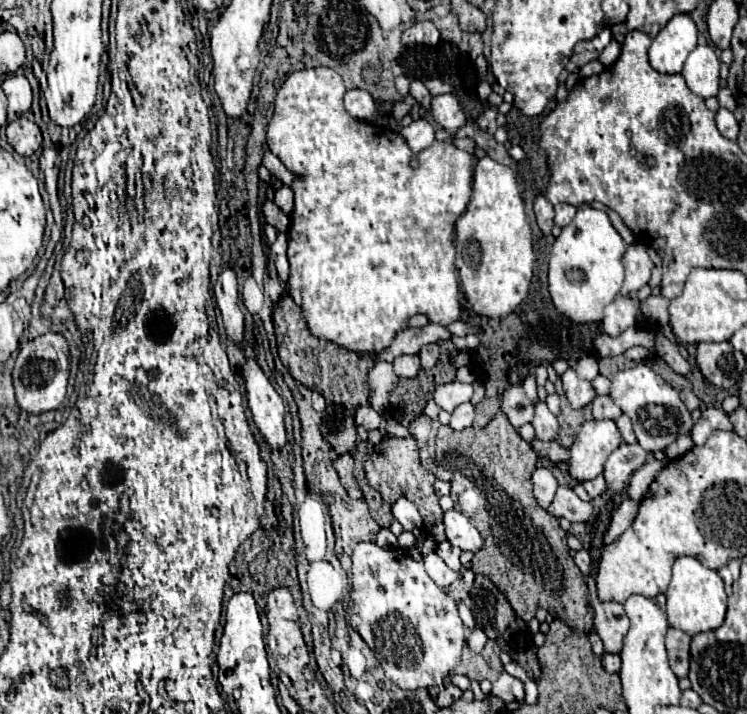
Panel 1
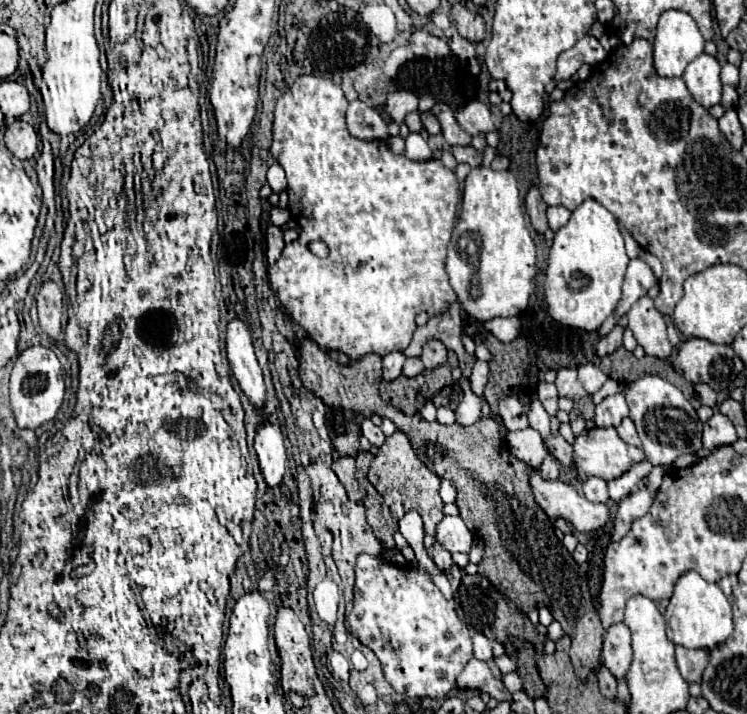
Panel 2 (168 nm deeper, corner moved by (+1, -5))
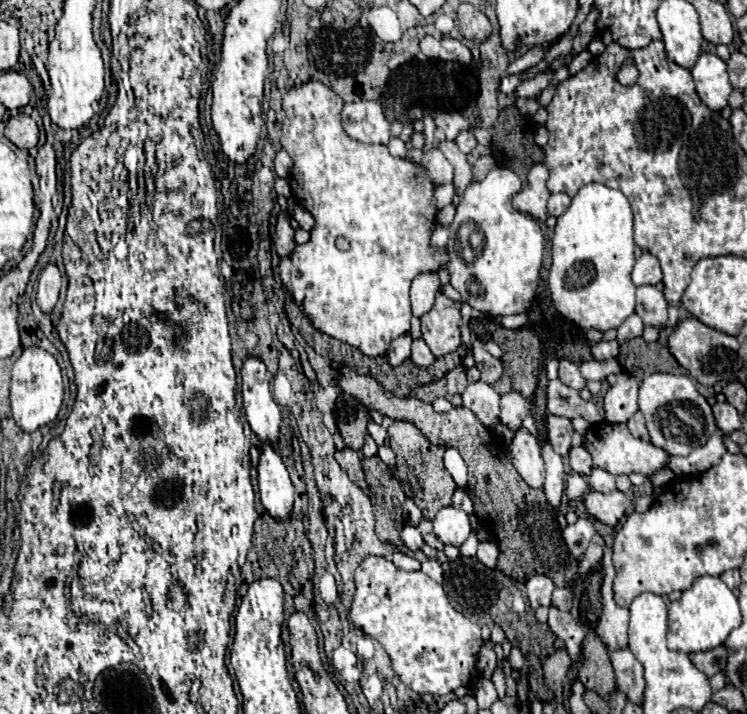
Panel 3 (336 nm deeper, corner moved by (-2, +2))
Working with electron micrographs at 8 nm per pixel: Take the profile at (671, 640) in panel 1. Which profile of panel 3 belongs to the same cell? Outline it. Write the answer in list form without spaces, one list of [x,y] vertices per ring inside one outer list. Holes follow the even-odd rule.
[[[716,647],[712,651],[702,651],[702,653],[690,653],[688,655],[690,661],[708,677],[724,671],[724,663],[726,663],[726,647]]]

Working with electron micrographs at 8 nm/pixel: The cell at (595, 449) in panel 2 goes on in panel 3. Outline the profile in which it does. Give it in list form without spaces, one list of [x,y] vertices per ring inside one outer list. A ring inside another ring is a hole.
[[[624,423],[620,425],[606,425],[604,429],[600,429],[598,425],[590,427],[586,433],[586,443],[584,443],[586,451],[592,455],[594,459],[594,467],[600,467],[612,475],[630,475],[630,473],[640,473],[640,475],[654,475],[656,471],[662,471],[664,467],[668,467],[670,455],[664,449],[654,447],[652,443],[644,443],[636,437],[632,437],[632,433],[628,431],[628,427]]]

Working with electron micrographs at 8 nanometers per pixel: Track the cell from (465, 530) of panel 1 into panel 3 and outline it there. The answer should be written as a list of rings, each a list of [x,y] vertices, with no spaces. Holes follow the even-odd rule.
[[[444,507],[438,511],[434,519],[434,533],[444,545],[460,547],[466,537],[470,535],[470,517],[468,513],[456,509],[456,507]]]

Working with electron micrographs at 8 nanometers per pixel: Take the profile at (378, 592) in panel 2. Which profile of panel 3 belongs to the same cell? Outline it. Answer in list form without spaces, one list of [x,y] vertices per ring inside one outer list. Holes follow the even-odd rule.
[[[376,555],[366,557],[356,567],[354,583],[356,595],[350,619],[384,647],[404,685],[420,695],[448,695],[462,685],[474,685],[476,659],[484,643],[480,625],[450,605],[440,583],[422,571],[402,571],[386,557]]]

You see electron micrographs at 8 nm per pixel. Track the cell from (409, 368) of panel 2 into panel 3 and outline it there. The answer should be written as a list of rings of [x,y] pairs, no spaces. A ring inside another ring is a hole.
[[[420,337],[420,339],[414,339],[414,343],[412,343],[412,357],[410,357],[416,365],[420,365],[420,367],[428,367],[430,363],[434,363],[434,355],[432,355],[432,351],[430,351],[430,347],[424,343],[424,339]]]

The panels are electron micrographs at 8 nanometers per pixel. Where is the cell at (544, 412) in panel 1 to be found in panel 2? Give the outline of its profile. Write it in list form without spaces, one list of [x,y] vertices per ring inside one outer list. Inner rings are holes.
[[[557,432],[557,434],[549,434],[545,438],[545,446],[549,450],[549,454],[553,454],[555,460],[559,460],[565,468],[571,466],[571,460],[573,460],[573,446],[567,444],[567,440]]]

